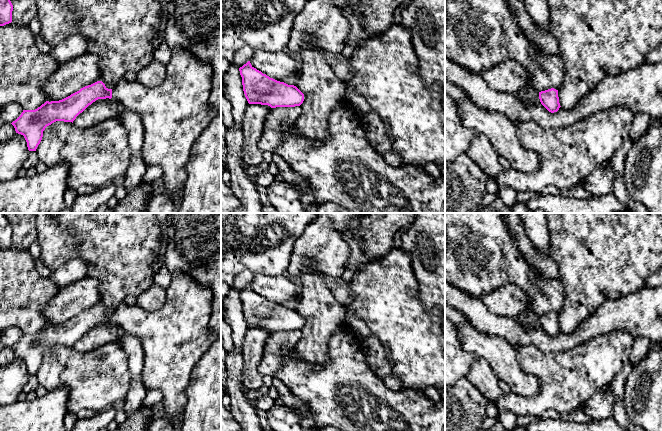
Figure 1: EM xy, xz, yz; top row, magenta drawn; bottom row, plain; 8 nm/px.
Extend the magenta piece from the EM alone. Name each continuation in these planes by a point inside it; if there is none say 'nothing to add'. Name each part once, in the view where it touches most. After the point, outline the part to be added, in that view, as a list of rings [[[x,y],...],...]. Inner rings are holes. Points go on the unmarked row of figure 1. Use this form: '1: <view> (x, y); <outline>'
1: xy (174, 337); [[[174,272],[166,293],[162,307],[153,312],[122,303],[112,313],[112,323],[121,326],[125,334],[140,339],[144,350],[142,383],[147,391],[158,389],[162,392],[168,418],[177,420],[187,404],[186,387],[190,383],[193,368],[219,334],[209,330],[212,314],[212,292],[209,288],[199,285],[185,273]]]

